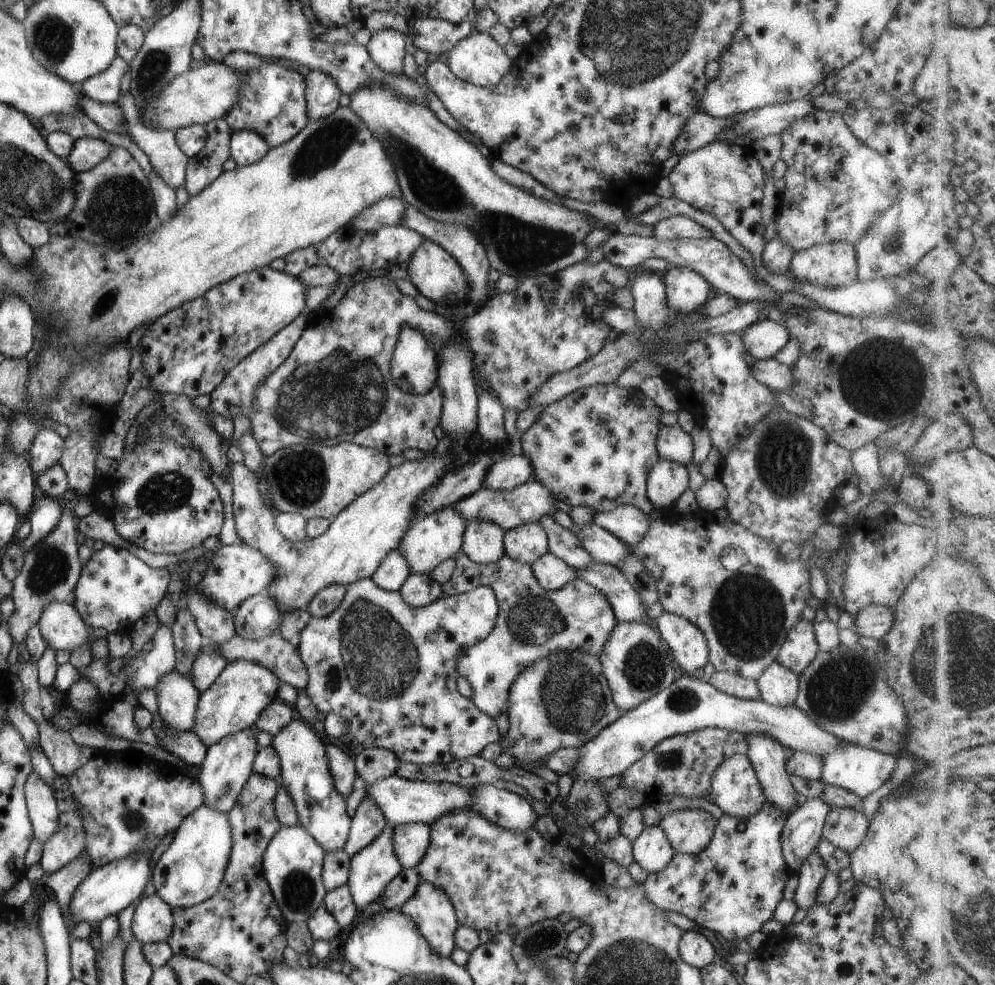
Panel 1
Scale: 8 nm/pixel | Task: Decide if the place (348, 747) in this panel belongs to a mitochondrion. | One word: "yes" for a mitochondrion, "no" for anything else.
no

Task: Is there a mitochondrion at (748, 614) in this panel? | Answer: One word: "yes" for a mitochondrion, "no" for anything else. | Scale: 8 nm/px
yes

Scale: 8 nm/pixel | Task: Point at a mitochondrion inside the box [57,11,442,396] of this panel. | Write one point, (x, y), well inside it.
(119, 209)

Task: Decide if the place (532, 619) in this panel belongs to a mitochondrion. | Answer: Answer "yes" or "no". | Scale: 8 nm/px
yes

